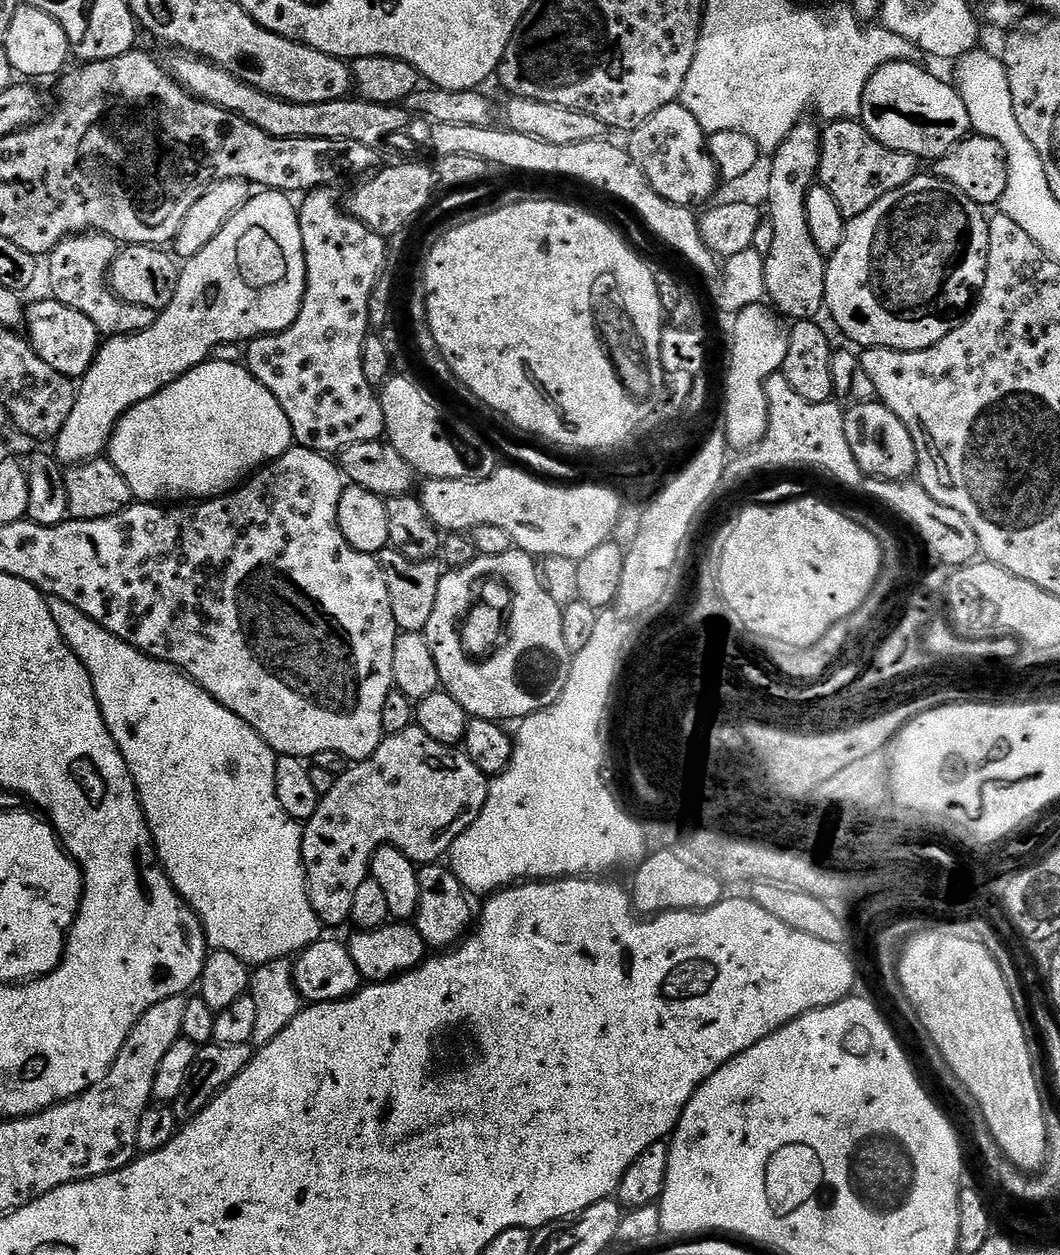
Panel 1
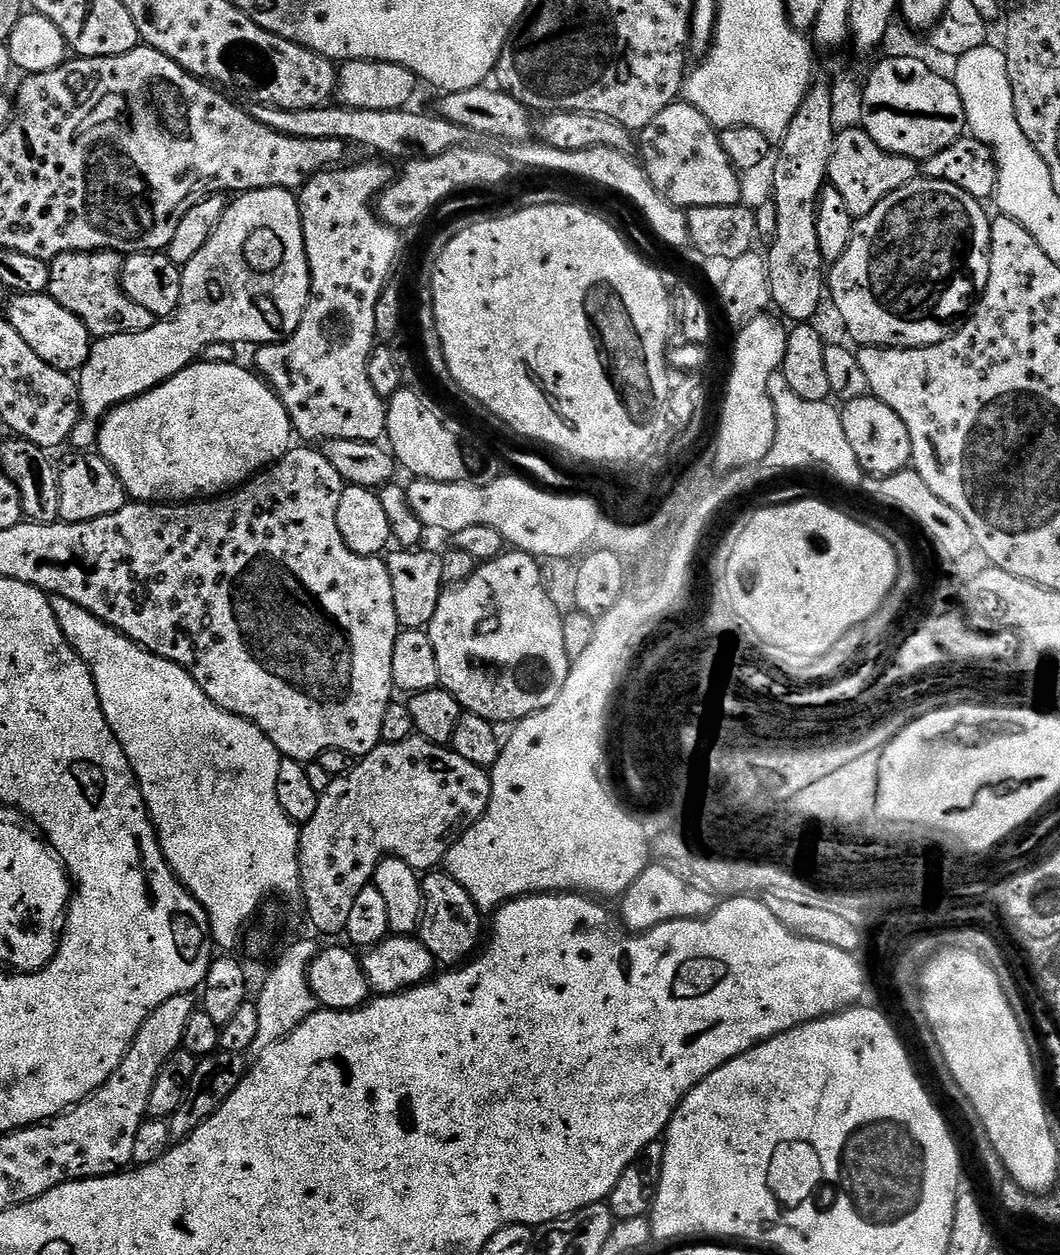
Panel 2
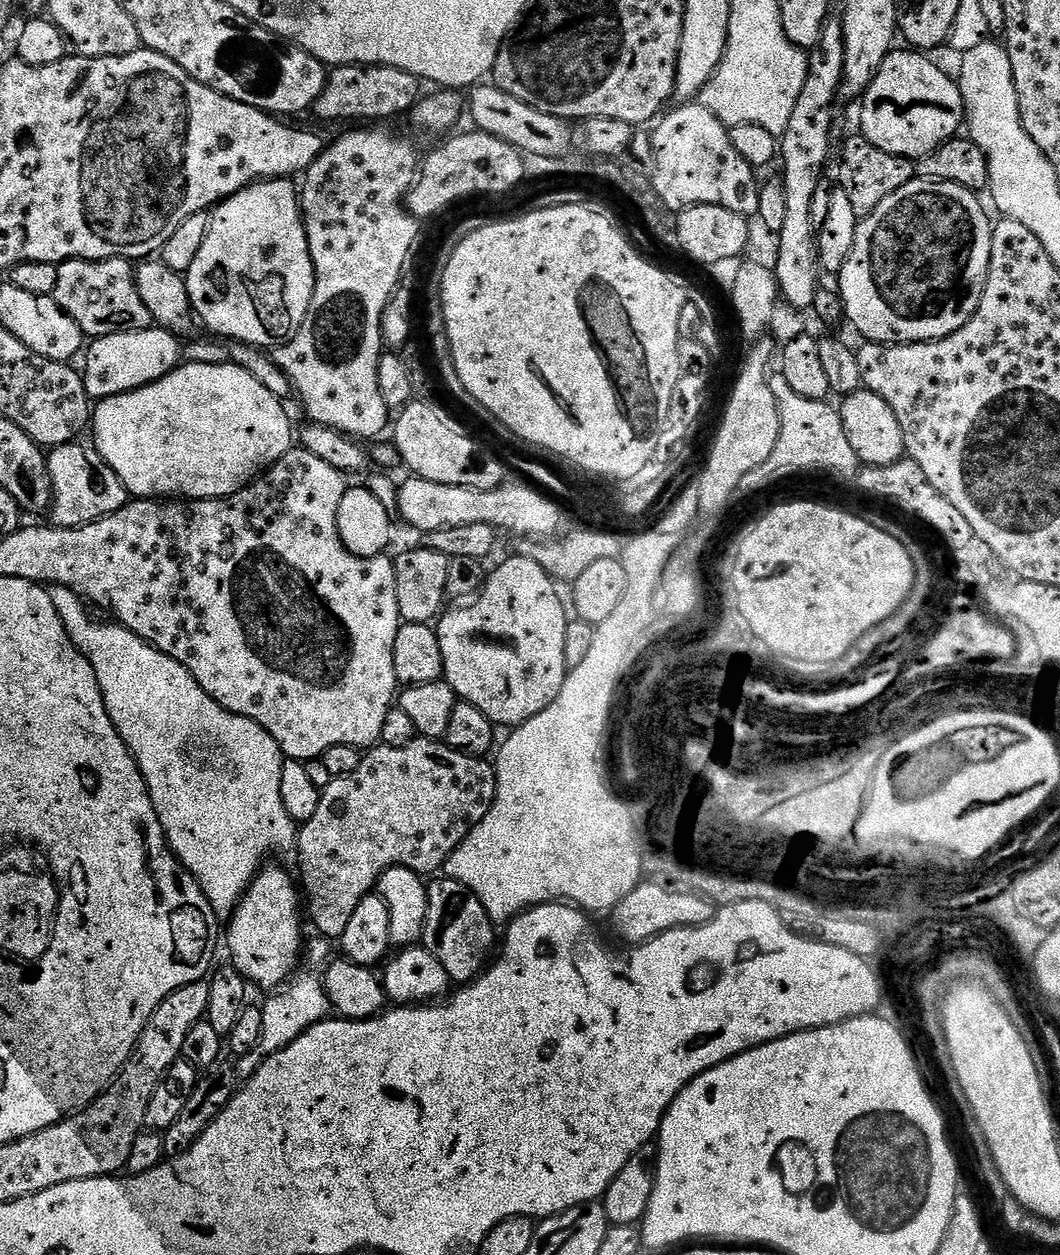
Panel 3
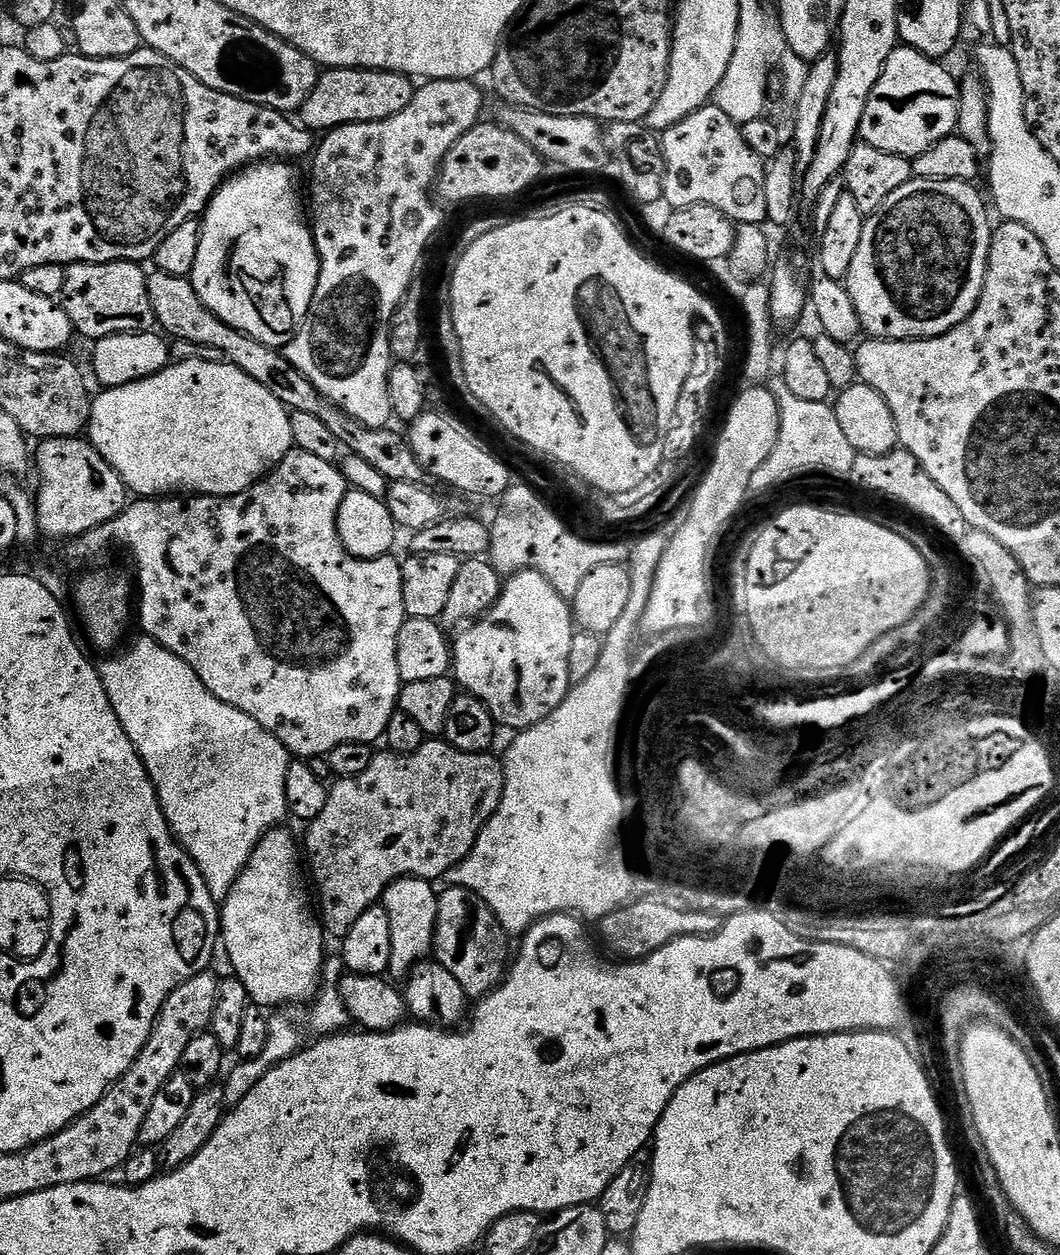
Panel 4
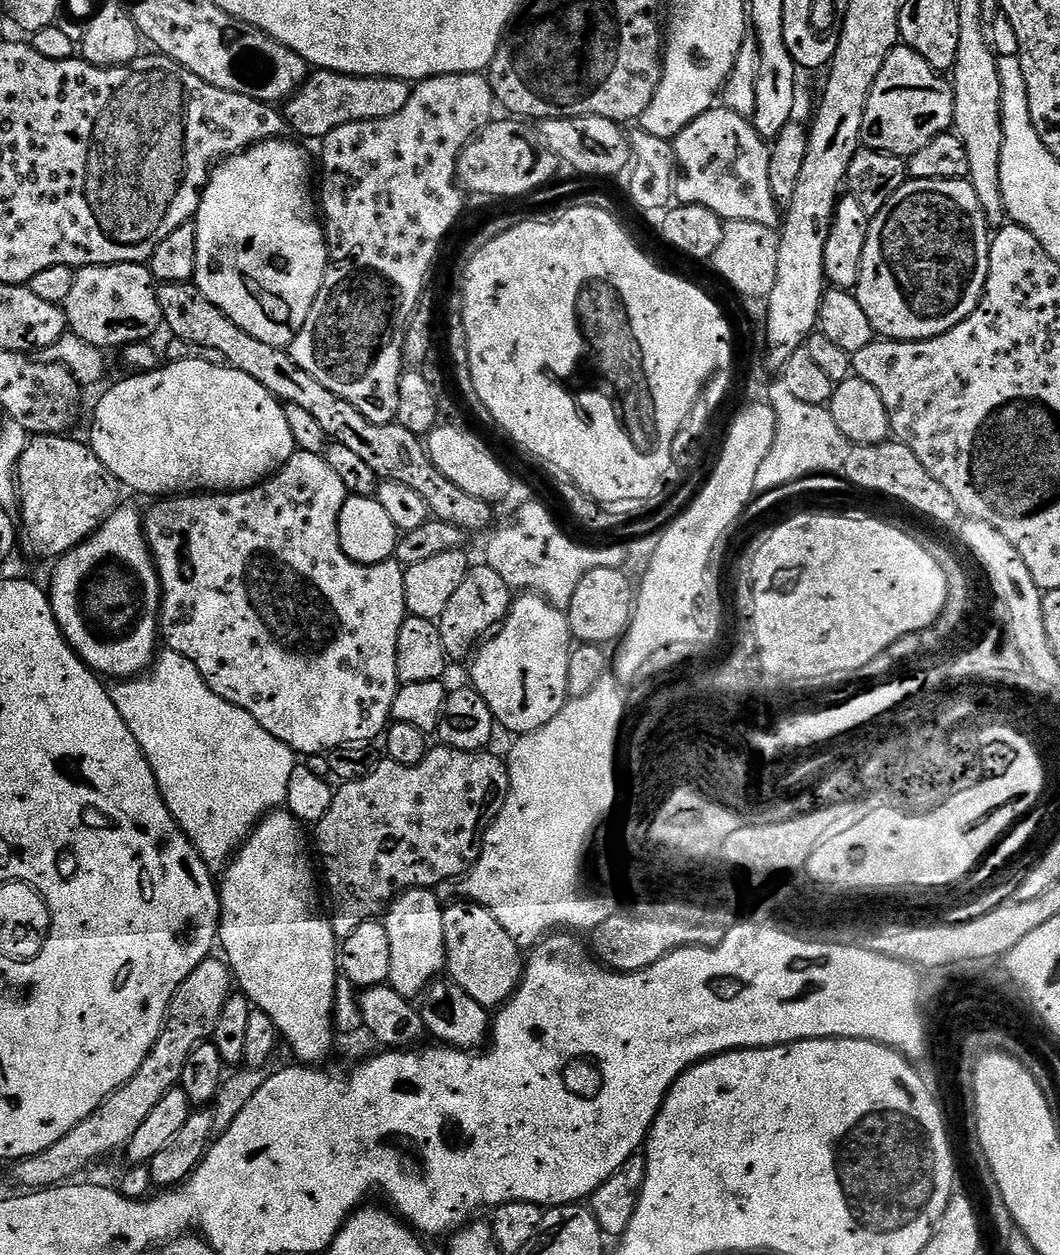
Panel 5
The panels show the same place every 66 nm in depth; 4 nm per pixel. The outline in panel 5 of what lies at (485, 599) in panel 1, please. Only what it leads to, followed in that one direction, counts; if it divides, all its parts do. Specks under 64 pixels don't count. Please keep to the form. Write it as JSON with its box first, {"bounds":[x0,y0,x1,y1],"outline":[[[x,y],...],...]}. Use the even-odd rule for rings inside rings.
{"bounds":[470,595,573,734],"outline":[[[517,595],[503,624],[475,649],[470,660],[471,687],[482,694],[501,729],[515,734],[533,732],[546,726],[570,699],[568,671],[573,651],[567,615],[540,595]]]}

